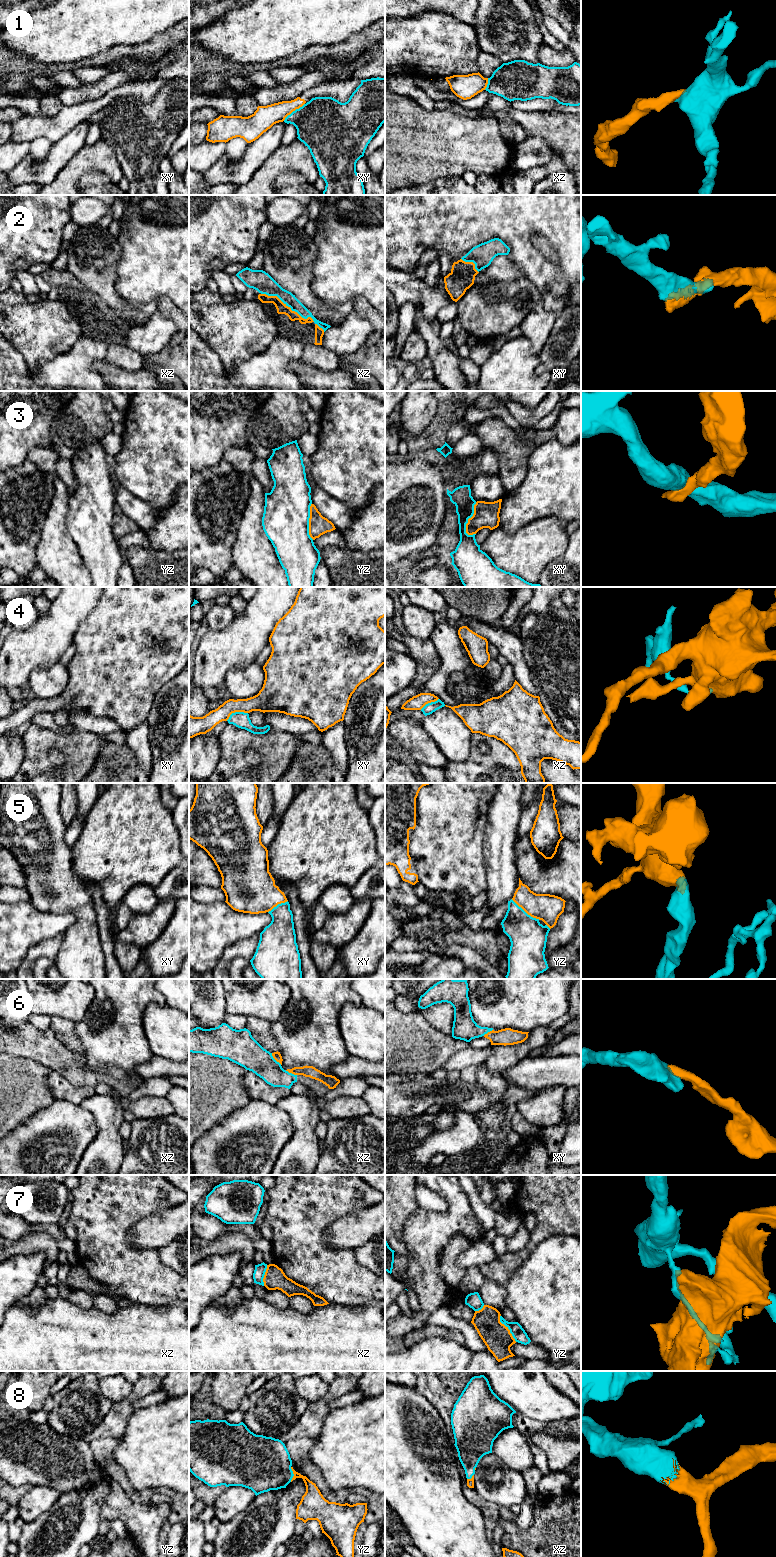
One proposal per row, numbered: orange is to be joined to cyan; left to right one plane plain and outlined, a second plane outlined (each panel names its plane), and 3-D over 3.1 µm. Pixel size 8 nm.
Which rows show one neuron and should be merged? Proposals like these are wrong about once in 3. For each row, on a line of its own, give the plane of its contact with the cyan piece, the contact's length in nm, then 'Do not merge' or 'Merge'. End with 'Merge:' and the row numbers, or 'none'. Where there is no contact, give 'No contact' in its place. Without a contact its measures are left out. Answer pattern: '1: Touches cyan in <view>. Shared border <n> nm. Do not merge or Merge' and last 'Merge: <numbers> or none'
1: Touches cyan in xy. Shared border 220 nm. Do not merge
2: Touches cyan in xz. Shared border 480 nm. Merge
3: Touches cyan in xy. Shared border 280 nm. Do not merge
4: Touches cyan in xy. Shared border 190 nm. Do not merge
5: Touches cyan in yz. Shared border 280 nm. Merge
6: Touches cyan in xz. Shared border 130 nm. Merge
7: Touches cyan in yz. Shared border 260 nm. Do not merge
8: Touches cyan in yz. Shared border 120 nm. Merge
Merge: 2, 5, 6, 8

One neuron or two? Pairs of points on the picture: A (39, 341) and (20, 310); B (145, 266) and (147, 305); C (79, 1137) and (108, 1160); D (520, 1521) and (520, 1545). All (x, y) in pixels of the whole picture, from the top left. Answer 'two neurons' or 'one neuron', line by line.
A: one neuron
B: one neuron
C: two neurons
D: two neurons

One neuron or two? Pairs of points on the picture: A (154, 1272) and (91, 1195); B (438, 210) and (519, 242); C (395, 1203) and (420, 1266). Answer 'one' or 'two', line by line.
A: one
B: one
C: two

